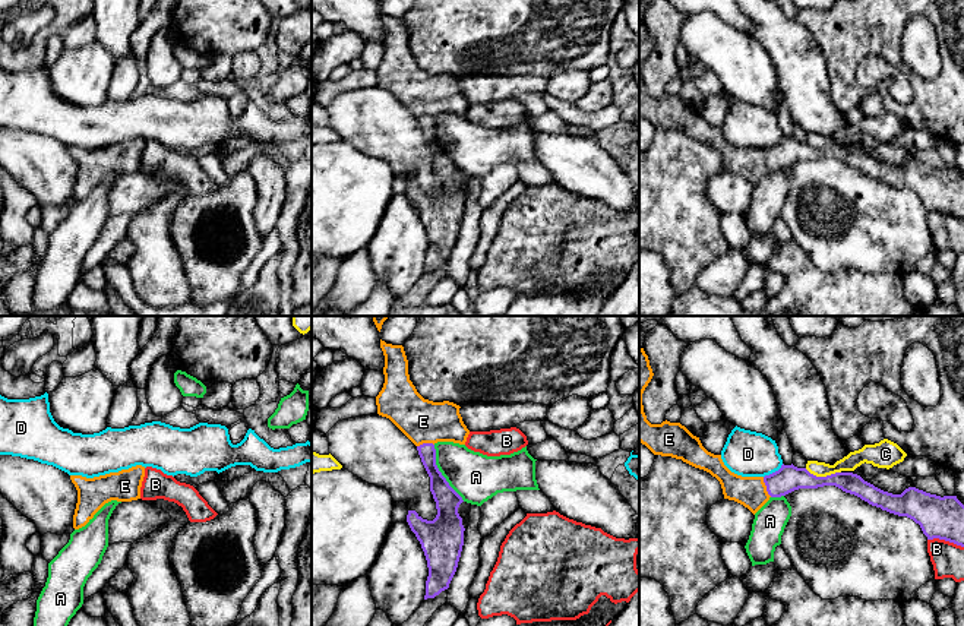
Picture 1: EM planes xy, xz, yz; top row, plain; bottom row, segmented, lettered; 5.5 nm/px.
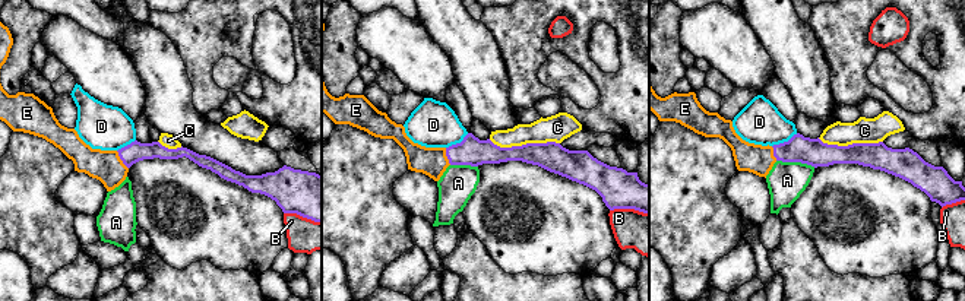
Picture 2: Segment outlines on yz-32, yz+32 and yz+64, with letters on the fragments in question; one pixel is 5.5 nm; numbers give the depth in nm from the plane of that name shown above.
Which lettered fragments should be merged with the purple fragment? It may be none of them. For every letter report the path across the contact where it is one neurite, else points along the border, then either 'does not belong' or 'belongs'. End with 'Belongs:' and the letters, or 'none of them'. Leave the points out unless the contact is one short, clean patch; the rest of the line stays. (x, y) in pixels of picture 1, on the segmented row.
A: border along xz (433, 445), (438, 470), (464, 500); does not belong
B: does not belong
C: border along yz (805, 468), (816, 476), (840, 473); does not belong
D: border along yz (783, 464), (764, 477); does not belong
E: runs through yz (787, 479), (767, 487), (751, 492); belongs
Belongs: E

